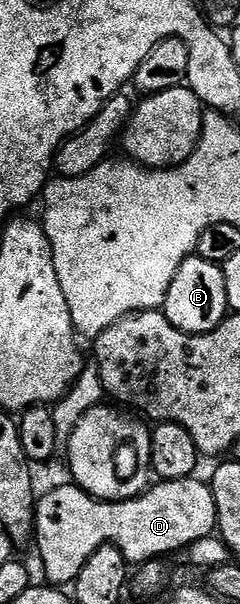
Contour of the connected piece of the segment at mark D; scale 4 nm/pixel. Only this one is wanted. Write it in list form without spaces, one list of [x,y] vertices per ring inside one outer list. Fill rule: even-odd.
[[[200,477],[180,478],[174,482],[164,480],[150,485],[138,498],[128,498],[122,502],[105,502],[101,498],[92,498],[86,490],[76,484],[57,486],[35,502],[35,543],[41,549],[41,562],[45,565],[45,574],[50,583],[76,583],[83,564],[99,552],[99,548],[116,544],[130,564],[144,564],[164,559],[164,554],[184,551],[193,542],[203,540],[217,530],[217,509],[215,496],[208,481],[200,482]]]

